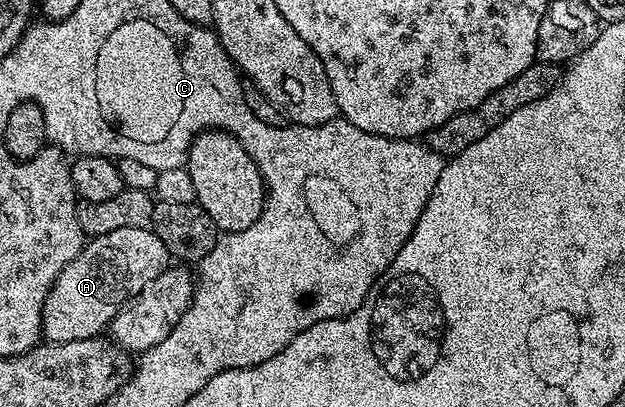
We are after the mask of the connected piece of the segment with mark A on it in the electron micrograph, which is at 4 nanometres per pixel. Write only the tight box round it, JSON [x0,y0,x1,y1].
[42,227,169,343]

